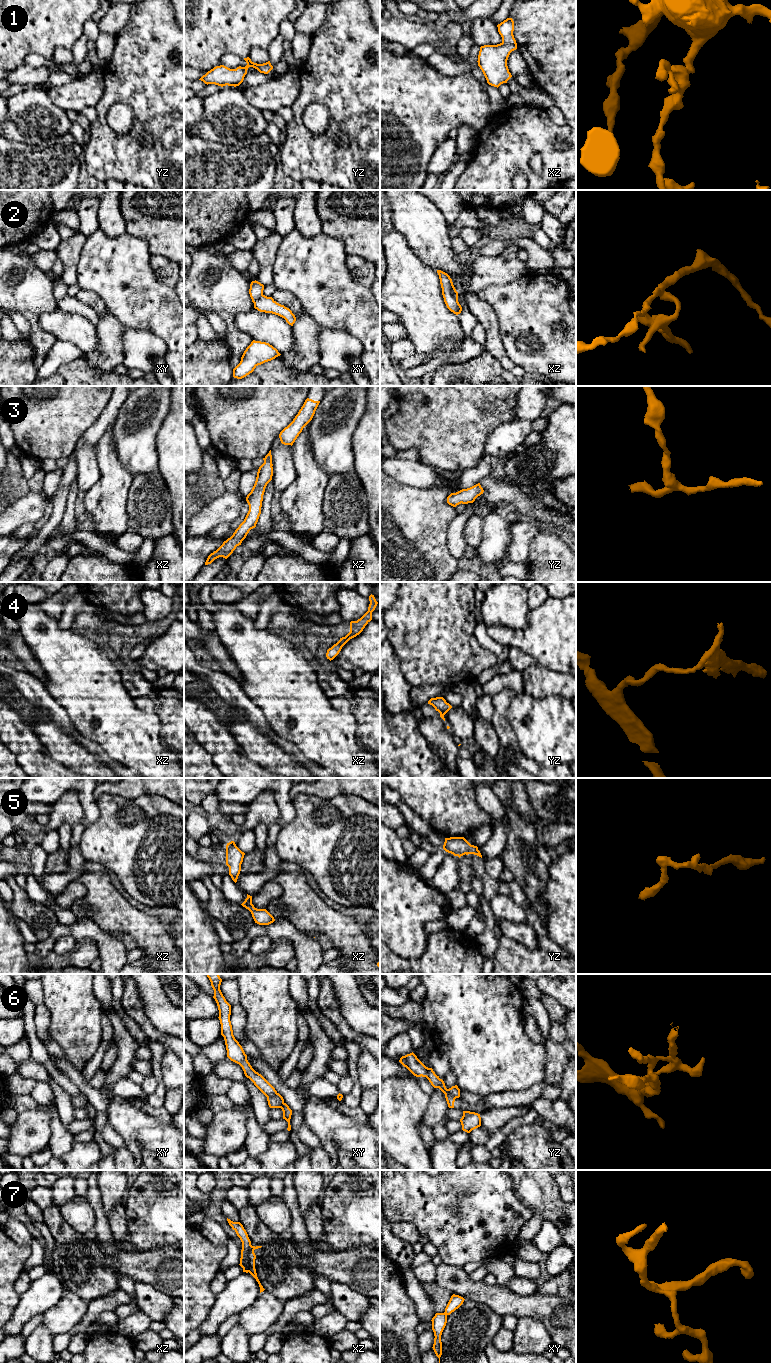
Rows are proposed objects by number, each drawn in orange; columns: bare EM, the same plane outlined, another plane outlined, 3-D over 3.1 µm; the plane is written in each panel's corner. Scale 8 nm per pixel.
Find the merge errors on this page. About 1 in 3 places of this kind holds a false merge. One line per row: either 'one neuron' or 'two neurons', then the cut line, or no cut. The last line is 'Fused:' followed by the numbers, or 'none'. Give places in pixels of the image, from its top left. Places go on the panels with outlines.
1: one neuron; cut none
2: two neurons; cut xy (262, 294), (254, 303)
3: one neuron; cut none
4: one neuron; cut none
5: one neuron; cut none
6: two neurons; cut yz (446, 1089), (455, 1098)
7: two neurons; cut xz (252, 1246), (249, 1252), (248, 1271)
Fused: 2, 6, 7

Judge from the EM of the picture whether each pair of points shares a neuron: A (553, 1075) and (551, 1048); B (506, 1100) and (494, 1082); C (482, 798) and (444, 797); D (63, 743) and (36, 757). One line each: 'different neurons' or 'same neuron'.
A: same neuron
B: different neurons
C: different neurons
D: different neurons

